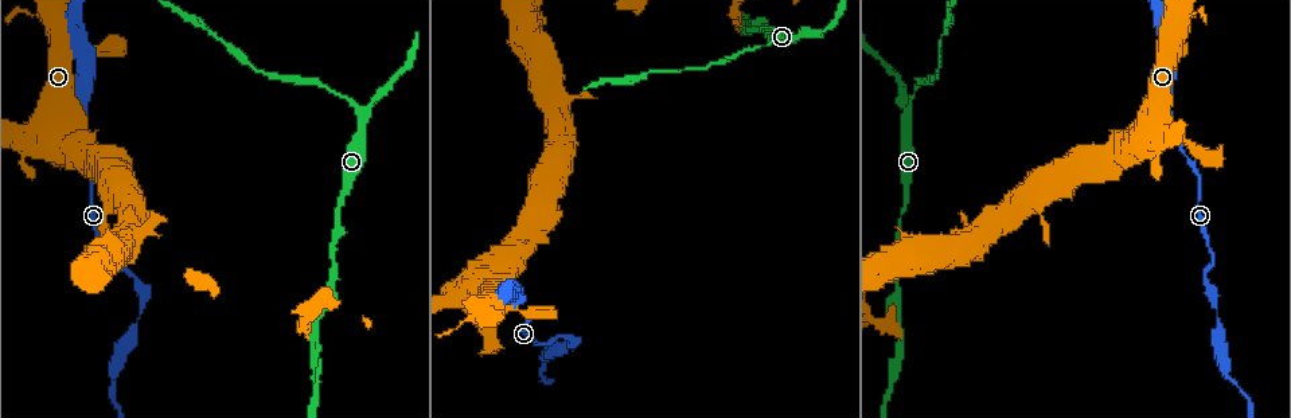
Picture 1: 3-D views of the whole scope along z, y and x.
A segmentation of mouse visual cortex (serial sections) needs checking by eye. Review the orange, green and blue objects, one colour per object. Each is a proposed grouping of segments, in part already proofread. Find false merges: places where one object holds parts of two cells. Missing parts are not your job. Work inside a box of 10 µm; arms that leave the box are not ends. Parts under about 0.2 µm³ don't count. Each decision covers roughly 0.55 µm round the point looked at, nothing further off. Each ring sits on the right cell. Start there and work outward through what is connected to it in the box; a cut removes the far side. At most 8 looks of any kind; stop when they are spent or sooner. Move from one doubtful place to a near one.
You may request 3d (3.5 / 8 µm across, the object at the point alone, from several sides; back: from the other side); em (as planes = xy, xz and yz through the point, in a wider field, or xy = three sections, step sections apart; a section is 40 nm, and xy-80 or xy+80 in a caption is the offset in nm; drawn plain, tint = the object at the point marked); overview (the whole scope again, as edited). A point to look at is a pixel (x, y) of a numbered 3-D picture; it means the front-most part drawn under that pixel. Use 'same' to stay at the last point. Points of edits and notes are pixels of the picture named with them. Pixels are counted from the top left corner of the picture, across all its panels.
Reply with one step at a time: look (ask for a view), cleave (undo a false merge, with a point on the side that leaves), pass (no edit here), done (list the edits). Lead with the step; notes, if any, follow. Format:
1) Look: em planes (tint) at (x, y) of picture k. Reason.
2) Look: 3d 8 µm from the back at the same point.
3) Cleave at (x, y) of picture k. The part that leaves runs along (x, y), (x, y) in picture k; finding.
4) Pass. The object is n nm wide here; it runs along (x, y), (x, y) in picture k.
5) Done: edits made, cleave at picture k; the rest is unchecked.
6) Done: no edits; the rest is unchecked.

Look: 3d 8 µm at (60, 126) of picture 1.

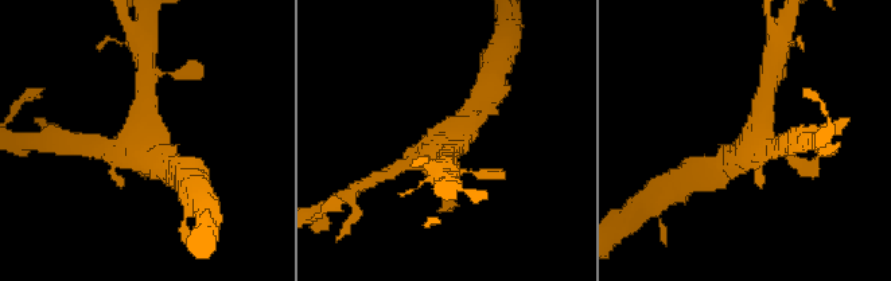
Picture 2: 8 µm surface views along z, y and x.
Look: em planes (tint) at the same point. Shape alone is not enough.

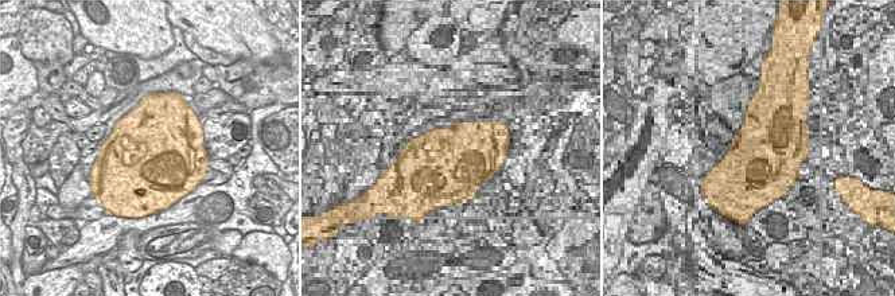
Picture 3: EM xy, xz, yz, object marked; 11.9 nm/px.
Pass. It runs along (763, 100), (754, 141), (730, 160) in picture 2; continuous, no second cell.

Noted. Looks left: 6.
Look: 3d 3.5 µm at (572, 349) of picture 1.

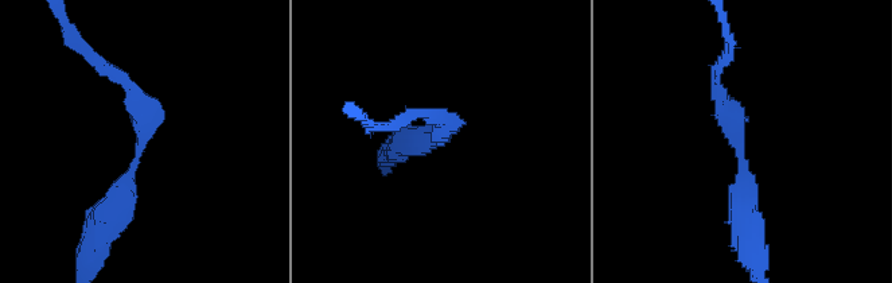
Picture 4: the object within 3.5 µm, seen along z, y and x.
Look: em xy step 1 (tint) at (433, 145) of picture 4. The arms are 250, 350 nm wide.

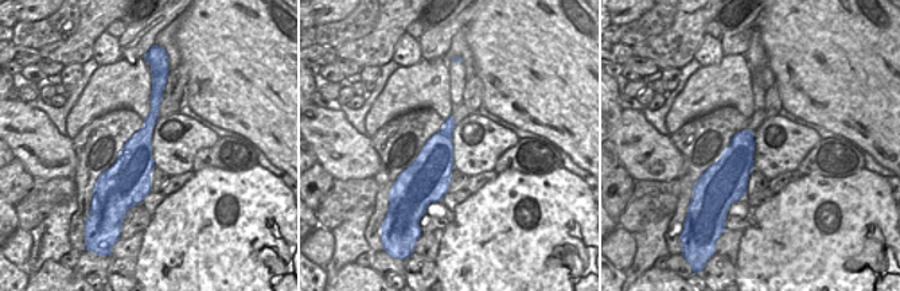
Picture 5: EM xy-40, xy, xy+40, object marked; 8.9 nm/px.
Look: em xy step 5 (tint) at the same point. Cut it another way.

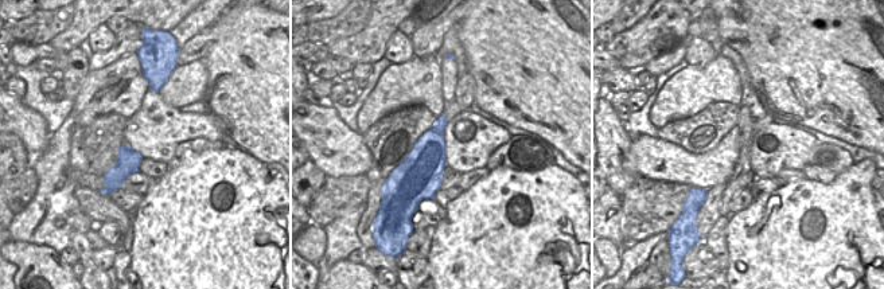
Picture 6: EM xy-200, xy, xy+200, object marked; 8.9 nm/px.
Pass. It runs along (716, 84), (740, 146), (750, 240) in picture 4; one cell here.

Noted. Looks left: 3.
Look: 3d 3.5 µm at (908, 111) of picture 1. Three-way junction.

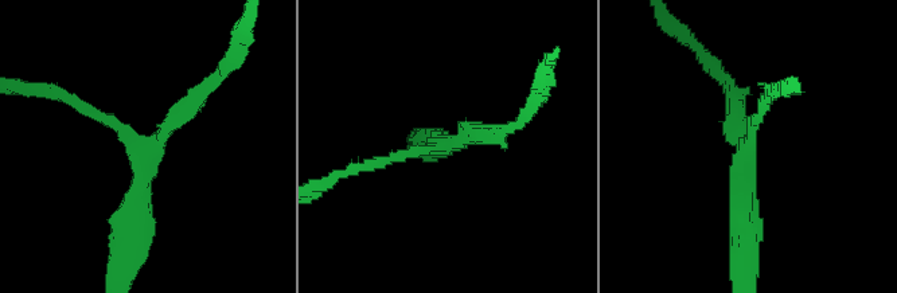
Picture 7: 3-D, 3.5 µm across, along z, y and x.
Look: em xy step 1 (tint) at (748, 150) of picture 7.

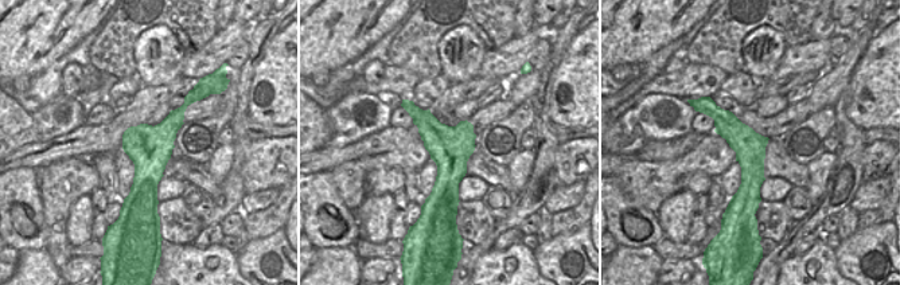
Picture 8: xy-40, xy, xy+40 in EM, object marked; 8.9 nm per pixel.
Pass. 3 arms meet here; it runs along (127, 242), (143, 151), (73, 101) in picture 7; continuous, no second cell.

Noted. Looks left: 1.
Done: no edits; the rest is unchecked.

